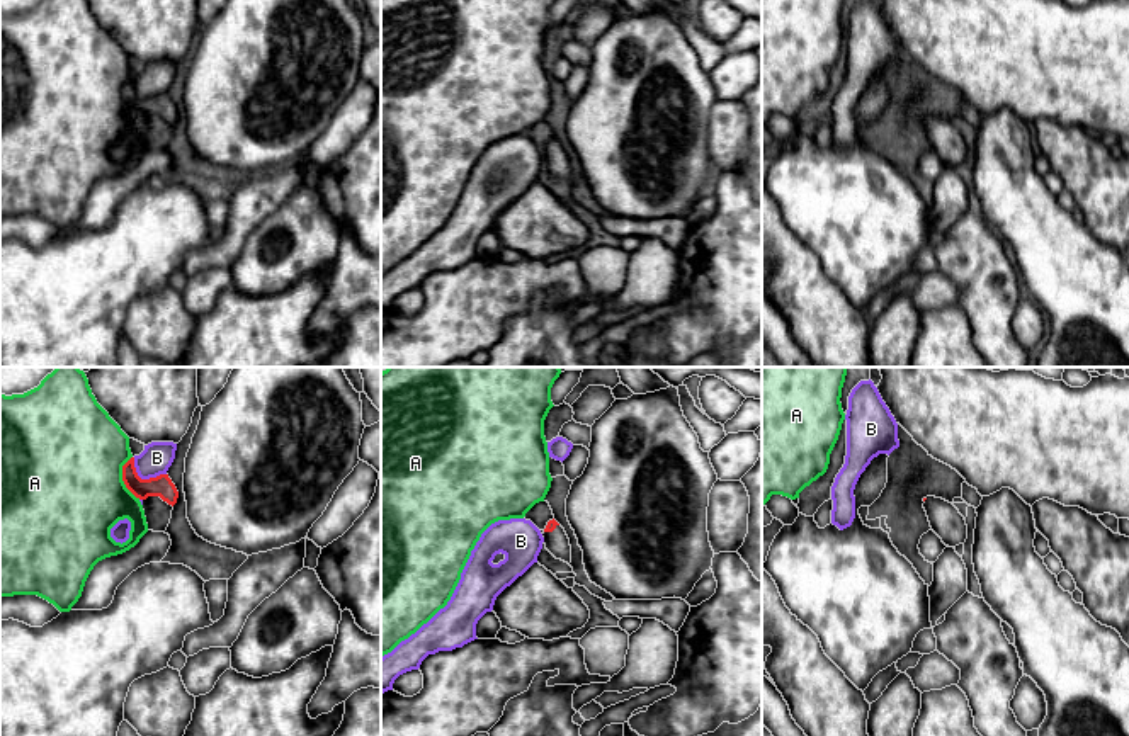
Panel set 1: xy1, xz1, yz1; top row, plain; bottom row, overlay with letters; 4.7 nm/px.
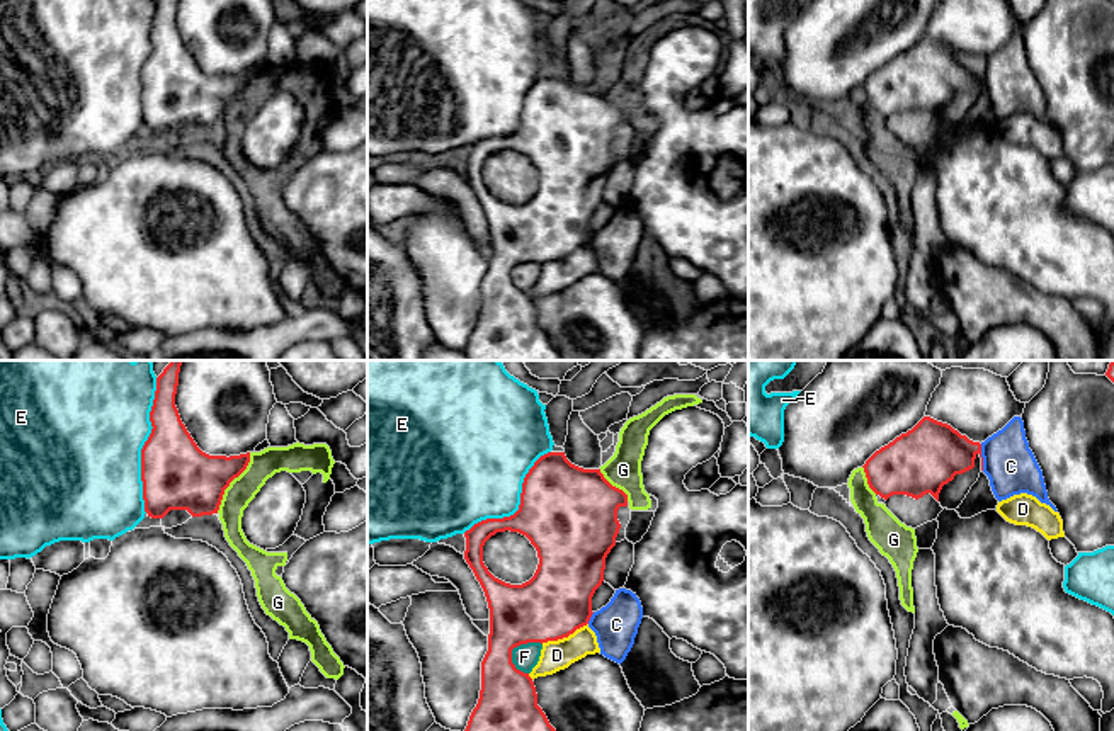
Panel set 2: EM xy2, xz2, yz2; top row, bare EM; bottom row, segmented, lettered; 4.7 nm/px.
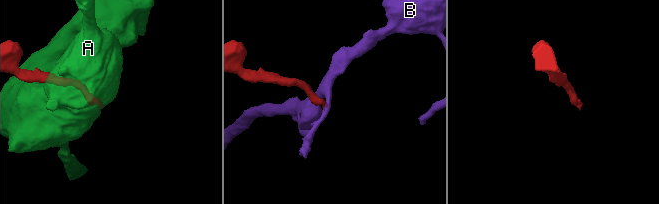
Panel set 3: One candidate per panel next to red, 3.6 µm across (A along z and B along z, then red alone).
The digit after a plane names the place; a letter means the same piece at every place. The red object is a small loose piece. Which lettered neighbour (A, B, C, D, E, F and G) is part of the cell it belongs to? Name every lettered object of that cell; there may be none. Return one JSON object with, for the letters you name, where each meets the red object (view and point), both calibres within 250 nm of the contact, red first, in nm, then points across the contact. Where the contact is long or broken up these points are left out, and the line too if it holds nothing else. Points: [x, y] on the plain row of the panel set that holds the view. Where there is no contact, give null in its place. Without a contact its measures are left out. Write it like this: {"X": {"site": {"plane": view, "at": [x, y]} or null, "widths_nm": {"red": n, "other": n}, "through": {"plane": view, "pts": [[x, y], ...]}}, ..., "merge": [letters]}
{"merge": []}

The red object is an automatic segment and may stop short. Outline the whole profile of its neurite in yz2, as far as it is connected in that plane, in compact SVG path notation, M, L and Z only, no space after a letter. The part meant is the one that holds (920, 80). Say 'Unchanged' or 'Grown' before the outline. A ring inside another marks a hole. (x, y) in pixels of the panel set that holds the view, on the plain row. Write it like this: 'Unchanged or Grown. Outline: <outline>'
Unchanged. Outline: M924 36L912 49L876 70L862 85L869 107L888 119L930 112L939 121L944 104L975 87L981 63L951 44Z

